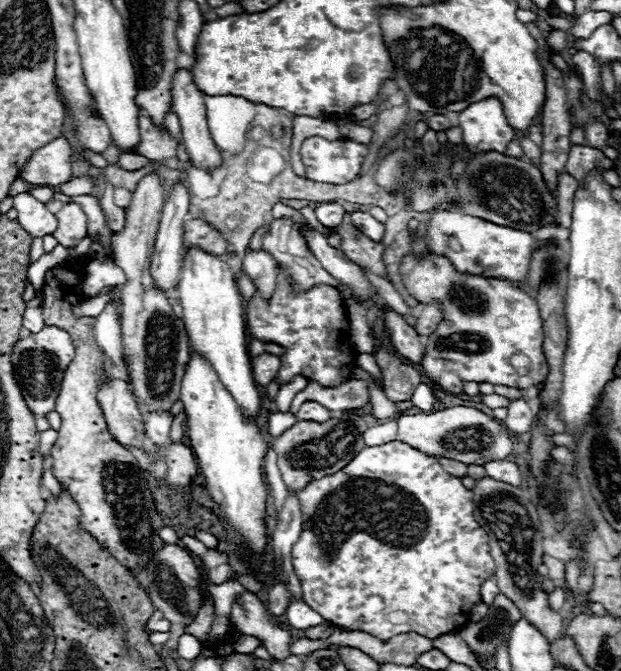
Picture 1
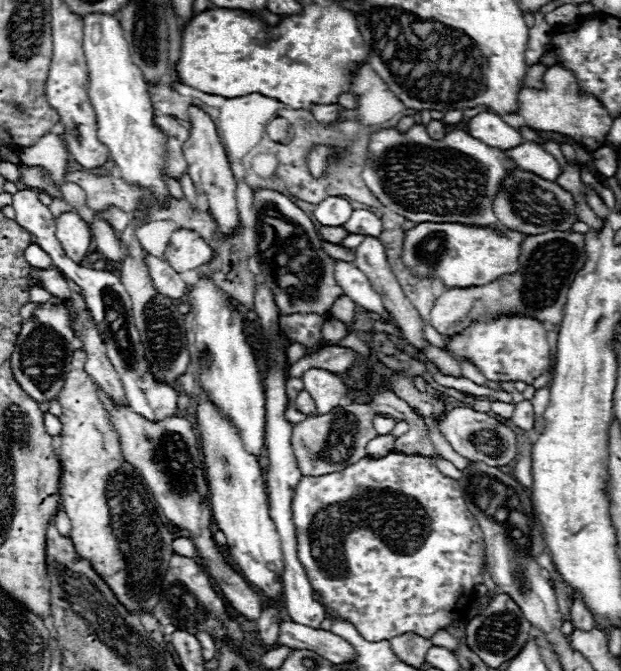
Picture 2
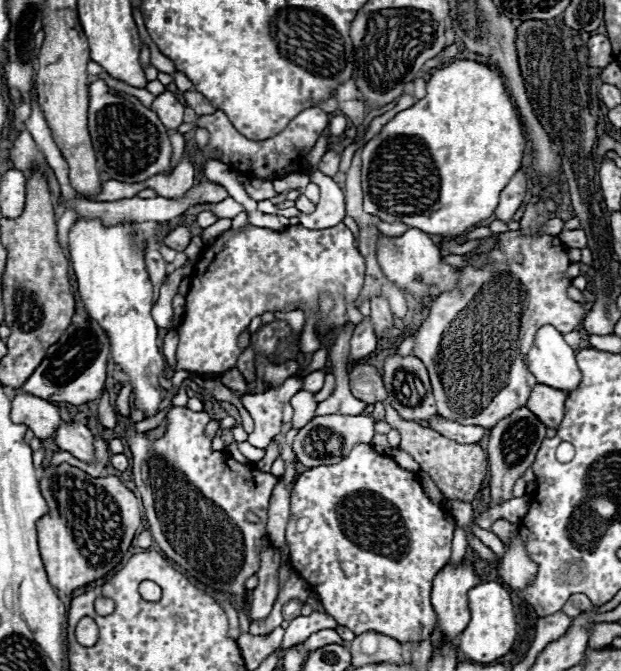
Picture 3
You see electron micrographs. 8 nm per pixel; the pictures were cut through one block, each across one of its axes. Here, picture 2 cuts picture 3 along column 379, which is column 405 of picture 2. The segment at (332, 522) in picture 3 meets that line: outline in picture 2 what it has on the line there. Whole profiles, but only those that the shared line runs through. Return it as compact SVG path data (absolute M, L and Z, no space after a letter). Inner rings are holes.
M390 452L382 458L362 458L356 464L350 464L342 472L332 472L324 476L304 476L298 482L298 488L294 492L294 502L292 502L292 512L294 512L294 524L296 524L296 534L298 534L298 560L302 568L306 570L306 576L312 584L314 594L318 596L318 602L324 606L326 614L338 616L346 622L350 622L360 636L364 636L370 642L380 642L380 640L390 640L398 634L414 632L424 638L434 636L440 628L450 626L454 620L462 618L462 622L468 616L474 590L478 584L482 584L482 568L484 568L484 536L478 526L478 520L470 514L466 508L462 488L458 480L444 476L430 458L420 456L420 454L404 454L404 452Z

